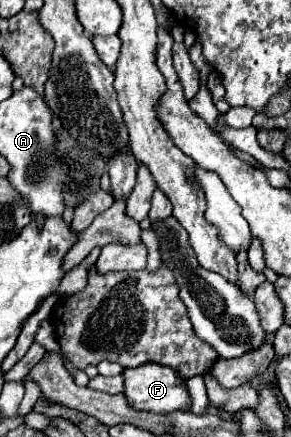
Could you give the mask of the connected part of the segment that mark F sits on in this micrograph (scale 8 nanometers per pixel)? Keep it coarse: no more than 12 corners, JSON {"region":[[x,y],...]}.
{"region":[[149,363],[125,369],[125,397],[135,409],[191,409],[183,377]]}

